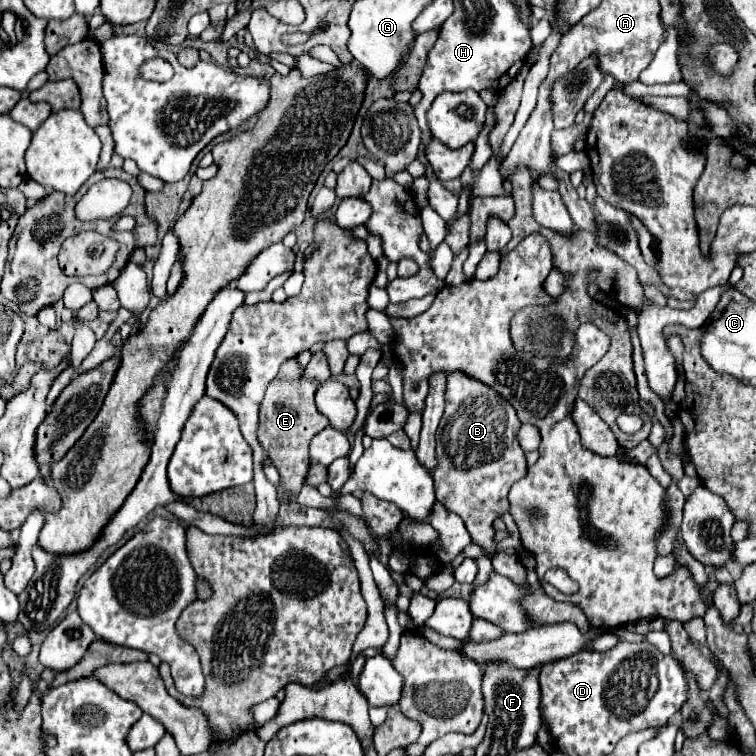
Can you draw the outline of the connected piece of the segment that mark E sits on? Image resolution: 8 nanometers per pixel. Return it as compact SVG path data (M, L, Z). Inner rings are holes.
M287 360L279 374L269 382L265 398L259 408L259 444L267 452L267 458L275 464L279 470L281 482L277 484L277 500L285 502L285 498L295 498L303 484L305 474L309 466L309 440L319 434L329 420L317 410L315 406L315 392L319 388L317 380L303 380L305 368L299 366L299 362Z

